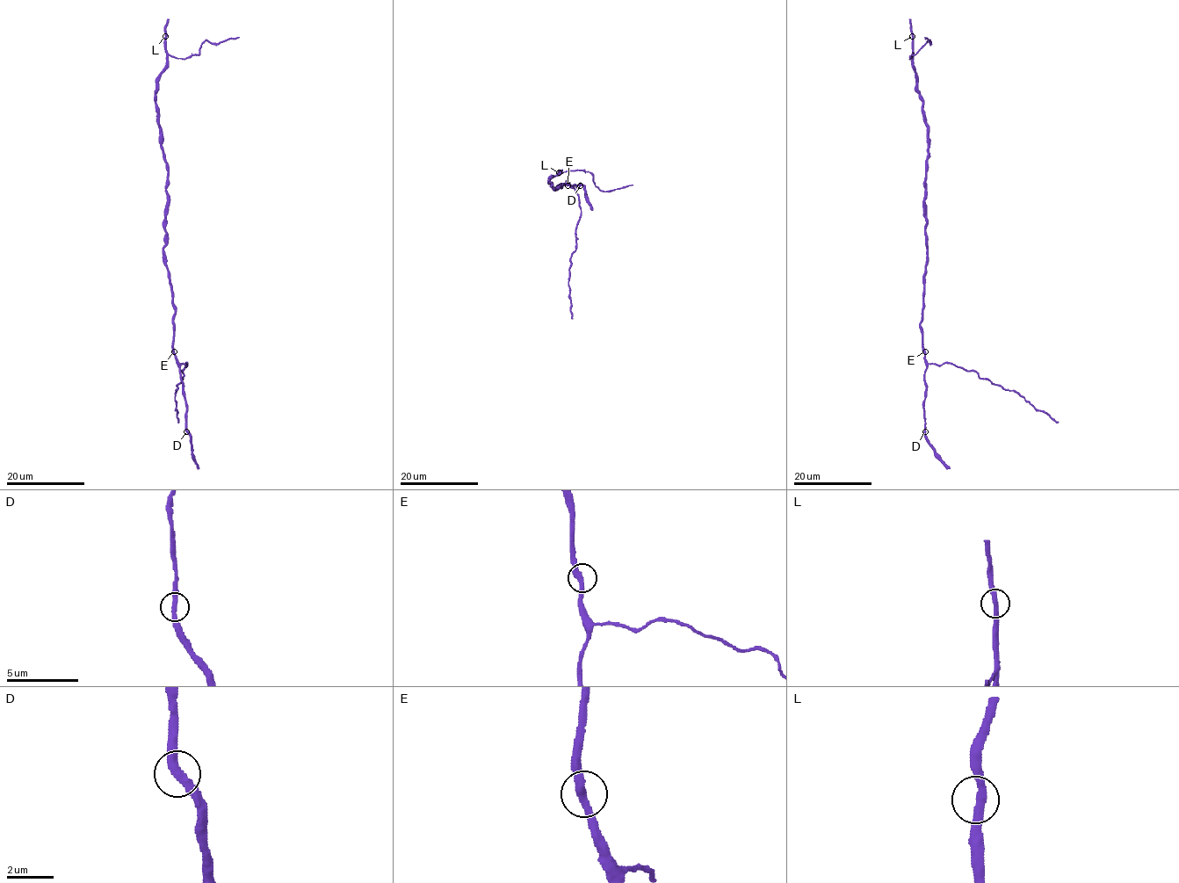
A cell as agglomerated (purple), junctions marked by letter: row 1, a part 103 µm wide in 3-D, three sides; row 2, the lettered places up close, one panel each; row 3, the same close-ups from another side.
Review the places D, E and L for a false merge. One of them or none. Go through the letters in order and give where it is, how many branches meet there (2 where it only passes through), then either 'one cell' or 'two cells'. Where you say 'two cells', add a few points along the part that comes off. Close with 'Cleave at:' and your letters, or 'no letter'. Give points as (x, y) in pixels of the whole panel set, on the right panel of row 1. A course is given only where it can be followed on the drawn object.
D: (925, 431) | 2 | one cell
E: (925, 351) | 2 | one cell
L: (912, 36) | 2 | one cell
Cleave at: no letter

